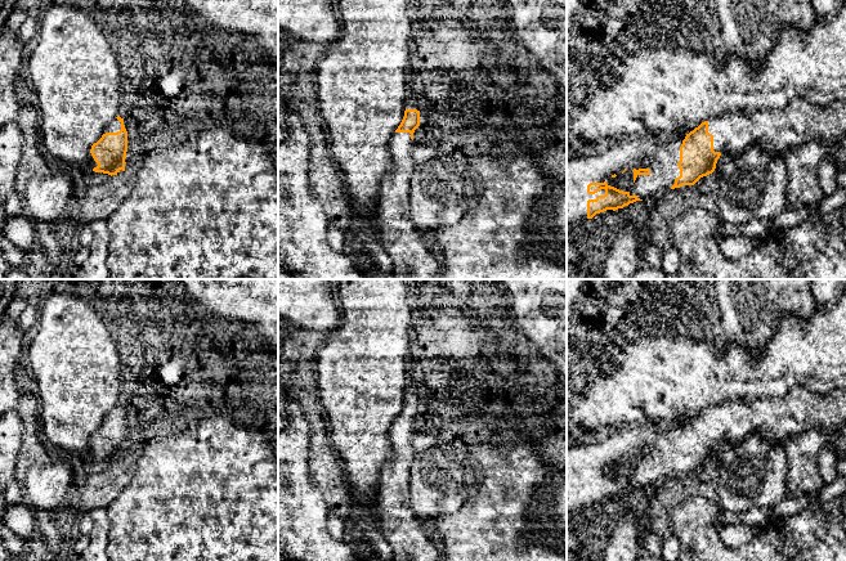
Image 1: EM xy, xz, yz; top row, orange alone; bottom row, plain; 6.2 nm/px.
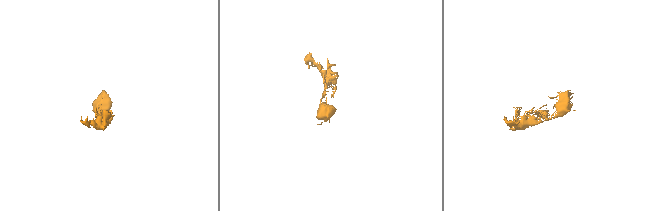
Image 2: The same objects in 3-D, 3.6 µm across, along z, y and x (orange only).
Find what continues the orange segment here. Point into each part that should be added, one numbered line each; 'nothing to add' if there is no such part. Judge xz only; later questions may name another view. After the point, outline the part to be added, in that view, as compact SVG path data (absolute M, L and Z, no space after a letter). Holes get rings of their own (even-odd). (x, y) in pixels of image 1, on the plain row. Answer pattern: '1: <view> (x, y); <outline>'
1: xz (394, 517); M394 421L389 430L393 455L380 470L373 522L391 546L394 561L442 561L439 547L430 540L424 524L413 513L409 504L411 466L415 459L415 449L411 444L412 434L409 421Z

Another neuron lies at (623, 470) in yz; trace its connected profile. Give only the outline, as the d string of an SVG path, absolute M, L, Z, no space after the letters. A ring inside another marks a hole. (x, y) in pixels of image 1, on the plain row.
M627 457L623 462L606 470L608 474L623 480L630 480L634 474L634 457Z

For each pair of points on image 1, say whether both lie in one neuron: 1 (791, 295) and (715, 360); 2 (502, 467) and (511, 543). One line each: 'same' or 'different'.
1: different
2: same

